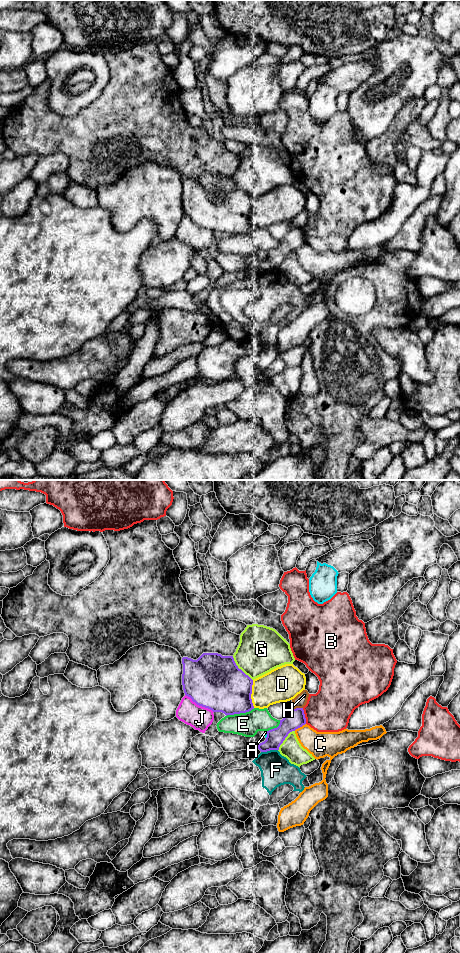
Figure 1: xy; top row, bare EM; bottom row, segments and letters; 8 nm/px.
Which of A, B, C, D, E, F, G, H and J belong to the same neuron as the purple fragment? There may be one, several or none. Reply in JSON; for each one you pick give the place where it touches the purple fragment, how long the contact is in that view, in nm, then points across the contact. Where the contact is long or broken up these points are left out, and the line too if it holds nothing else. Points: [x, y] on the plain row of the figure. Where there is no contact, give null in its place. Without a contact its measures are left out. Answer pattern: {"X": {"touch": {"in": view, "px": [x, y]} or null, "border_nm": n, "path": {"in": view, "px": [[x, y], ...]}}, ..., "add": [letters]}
{"add": []}

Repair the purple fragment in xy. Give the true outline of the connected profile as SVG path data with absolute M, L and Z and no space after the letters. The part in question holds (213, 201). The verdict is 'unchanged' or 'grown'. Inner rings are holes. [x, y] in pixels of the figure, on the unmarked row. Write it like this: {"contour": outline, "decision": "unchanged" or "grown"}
{"contour": "M203 173L197 180L182 178L182 205L186 216L197 225L226 236L246 233L254 229L251 214L253 200L236 185L233 176Z", "decision": "unchanged"}

